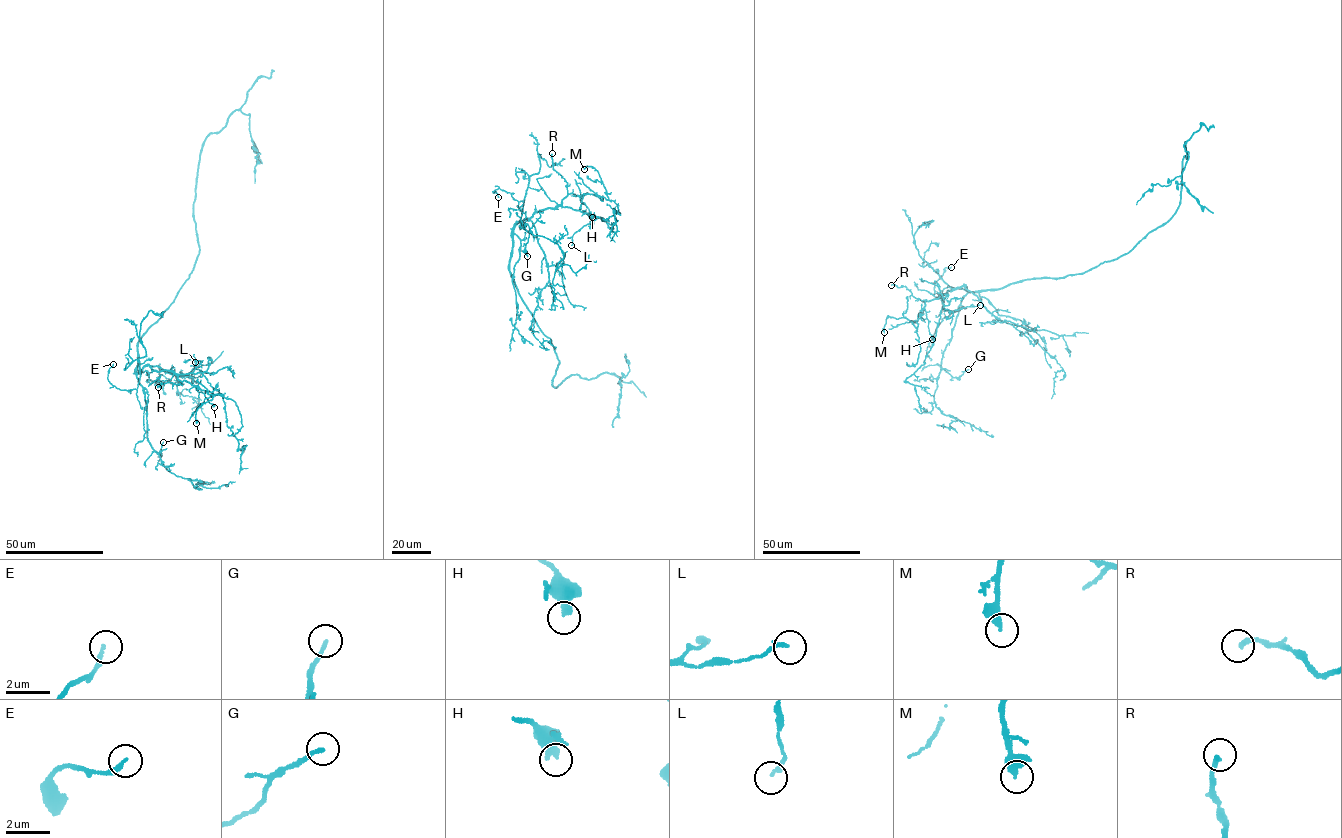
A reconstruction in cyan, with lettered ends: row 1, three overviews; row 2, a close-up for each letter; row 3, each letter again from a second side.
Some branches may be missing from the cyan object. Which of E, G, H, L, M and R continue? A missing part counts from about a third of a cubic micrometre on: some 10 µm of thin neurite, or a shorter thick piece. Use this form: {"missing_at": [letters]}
{"missing_at": ["R"]}

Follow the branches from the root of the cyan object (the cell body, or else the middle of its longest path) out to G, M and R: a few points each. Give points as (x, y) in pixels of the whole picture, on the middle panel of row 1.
G: (535, 321), (509, 270), (513, 224), (521, 223), (519, 228), (529, 233), (525, 252), (527, 256)
M: (535, 321), (509, 270), (513, 227), (536, 212), (555, 208), (570, 193), (608, 199), (598, 172), (584, 169)
R: (535, 321), (509, 263), (513, 227), (536, 212), (555, 208), (567, 194), (567, 183), (553, 168), (552, 153)

